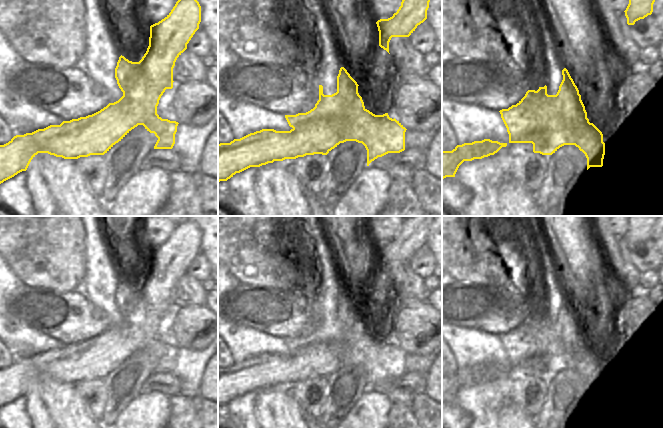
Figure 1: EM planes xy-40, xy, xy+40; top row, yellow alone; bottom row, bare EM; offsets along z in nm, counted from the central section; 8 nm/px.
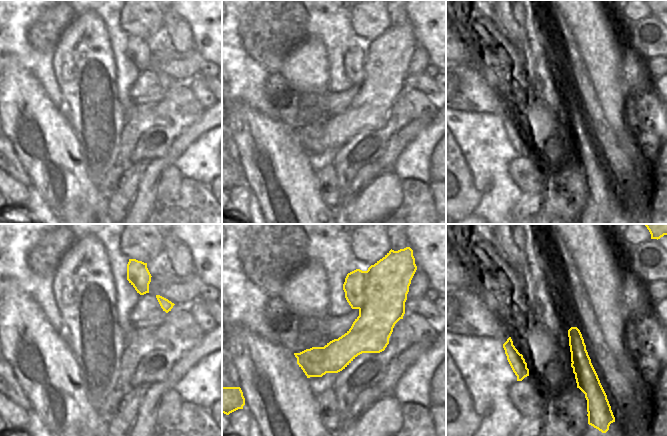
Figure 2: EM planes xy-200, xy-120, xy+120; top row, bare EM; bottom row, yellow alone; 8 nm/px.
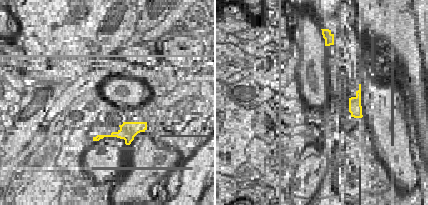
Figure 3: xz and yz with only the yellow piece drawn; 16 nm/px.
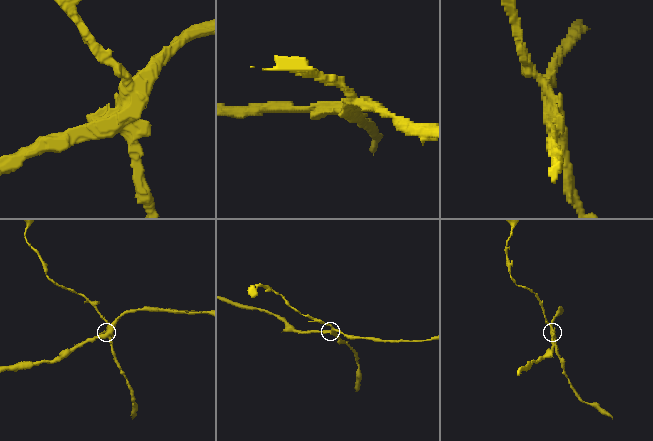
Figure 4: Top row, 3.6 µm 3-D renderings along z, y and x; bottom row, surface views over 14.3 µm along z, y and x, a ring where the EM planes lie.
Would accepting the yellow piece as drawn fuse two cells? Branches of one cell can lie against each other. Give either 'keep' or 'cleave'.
cleave

